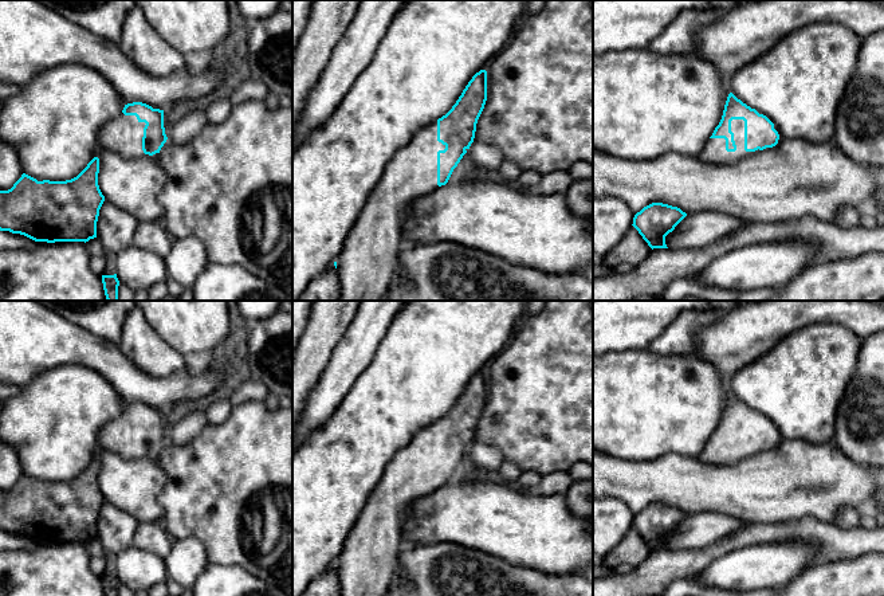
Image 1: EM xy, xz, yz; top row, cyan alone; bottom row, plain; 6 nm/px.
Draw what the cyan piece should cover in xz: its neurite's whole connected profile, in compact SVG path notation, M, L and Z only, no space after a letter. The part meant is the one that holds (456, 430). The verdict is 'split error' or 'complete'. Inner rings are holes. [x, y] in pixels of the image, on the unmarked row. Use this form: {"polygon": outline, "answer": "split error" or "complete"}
{"polygon": "M487 372L468 383L452 409L417 432L385 467L334 566L341 596L385 596L402 549L408 506L445 486L475 439L487 401Z", "answer": "split error"}

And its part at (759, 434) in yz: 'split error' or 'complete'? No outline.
split error

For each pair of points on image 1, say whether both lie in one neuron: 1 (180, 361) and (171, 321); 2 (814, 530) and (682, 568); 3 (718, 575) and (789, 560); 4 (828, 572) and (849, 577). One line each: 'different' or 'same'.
1: different
2: same
3: same
4: same

